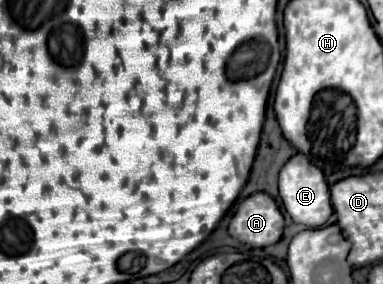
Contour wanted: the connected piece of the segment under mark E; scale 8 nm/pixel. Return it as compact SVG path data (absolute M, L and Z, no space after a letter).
M296 154L286 162L286 166L280 172L278 188L280 188L280 198L284 202L284 208L286 208L286 212L290 214L290 218L296 224L304 224L306 228L322 228L328 222L328 218L332 216L332 212L334 212L332 204L330 204L328 182L326 182L322 170L318 170L302 154Z

